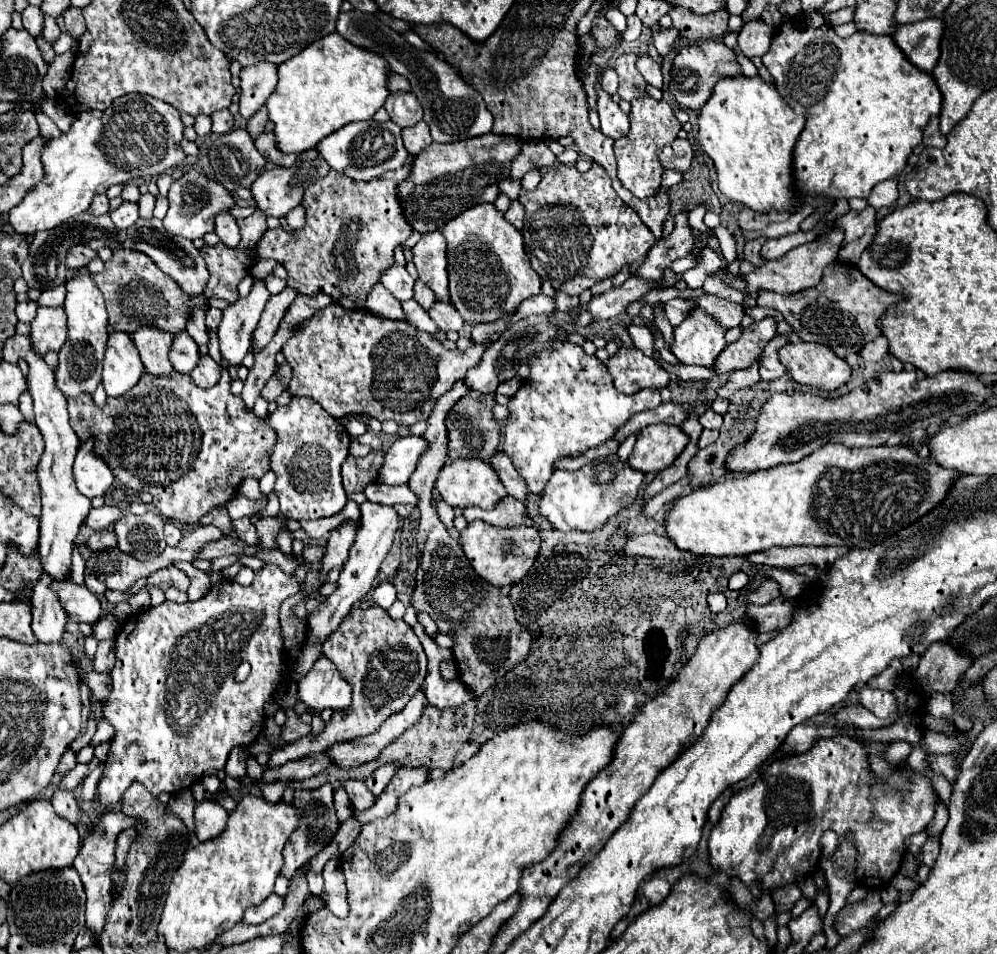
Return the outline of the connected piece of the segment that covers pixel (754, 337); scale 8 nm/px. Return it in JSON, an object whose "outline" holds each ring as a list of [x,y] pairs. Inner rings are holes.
{"outline":[[[764,318],[762,322],[754,322],[750,328],[742,332],[742,336],[728,344],[720,356],[716,358],[712,370],[714,376],[722,376],[734,370],[744,370],[750,368],[760,360],[760,354],[764,346],[776,336],[776,320],[774,318]]]}

